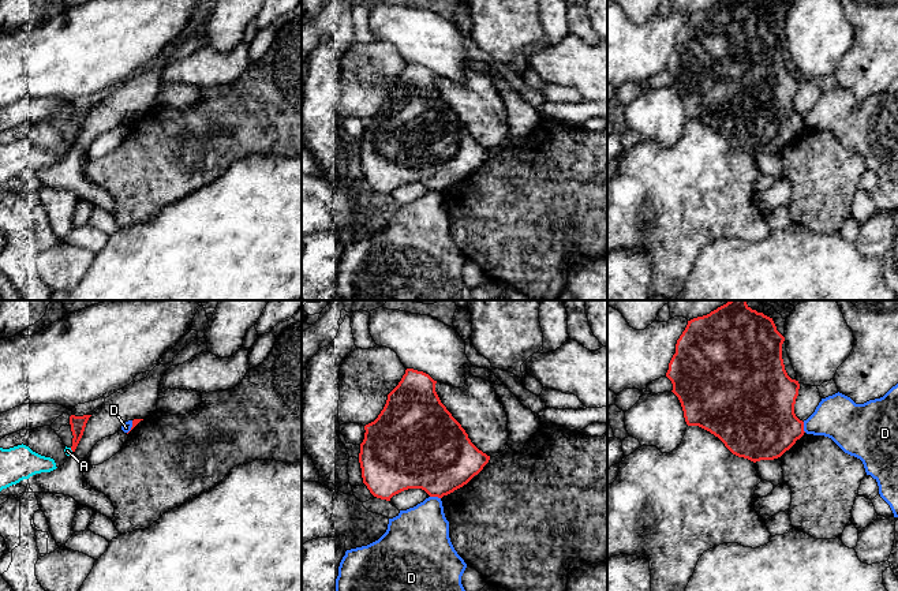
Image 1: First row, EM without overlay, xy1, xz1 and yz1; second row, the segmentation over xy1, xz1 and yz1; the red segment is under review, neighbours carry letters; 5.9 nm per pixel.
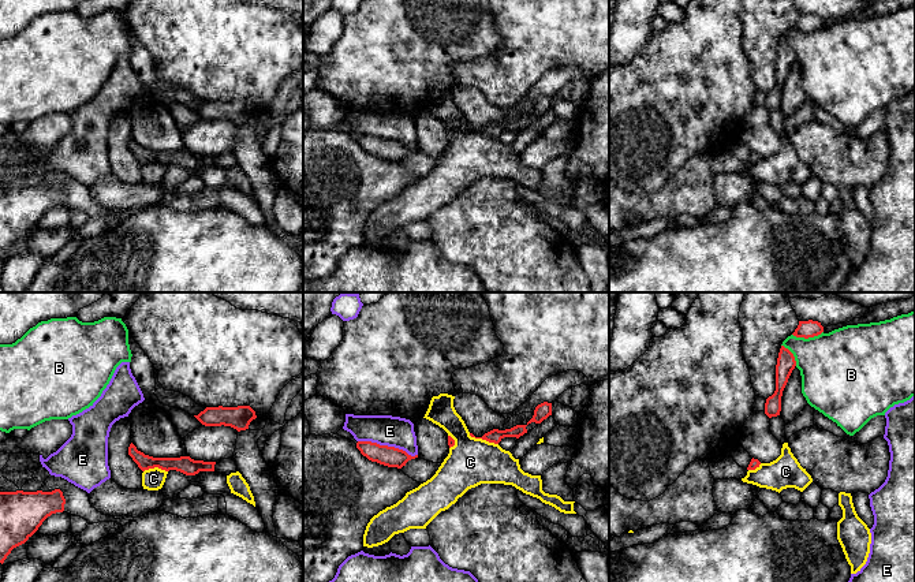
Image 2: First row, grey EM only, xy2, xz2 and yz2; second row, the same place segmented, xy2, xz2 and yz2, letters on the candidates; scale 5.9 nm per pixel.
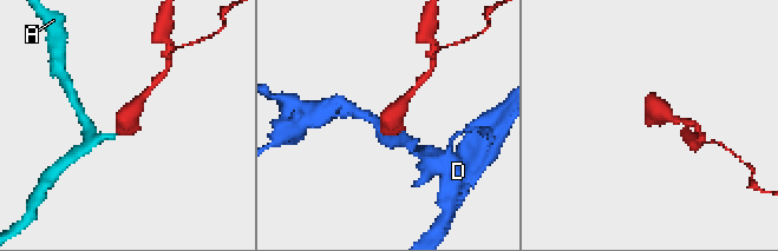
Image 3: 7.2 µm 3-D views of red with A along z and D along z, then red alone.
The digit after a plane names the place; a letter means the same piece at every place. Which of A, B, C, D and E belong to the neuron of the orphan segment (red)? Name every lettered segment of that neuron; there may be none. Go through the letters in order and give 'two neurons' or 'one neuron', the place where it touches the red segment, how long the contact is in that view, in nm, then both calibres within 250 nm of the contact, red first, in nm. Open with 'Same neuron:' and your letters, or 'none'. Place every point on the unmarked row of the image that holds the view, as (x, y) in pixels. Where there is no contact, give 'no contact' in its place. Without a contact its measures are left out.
Same neuron: A
A: one neuron; meets red in xy1 at (71, 143); contact 30 nm long; 90 nm thick on the red side, 40 nm on the other
B: two neurons; meets red in yz2 at (807, 32); contact 190 nm long; 100 nm thick on the red side, 440 nm on the other
C: two neurons; meets red in xz2 at (484, 133); contact 190 nm long; 80 nm thick on the red side, 280 nm on the other
D: two neurons; meets red in xz1 at (436, 190); contact 70 nm long; 440 nm thick on the red side, 340 nm on the other
E: two neurons; meets red in xz2 at (387, 140); contact 360 nm long; 120 nm thick on the red side, 180 nm on the other

